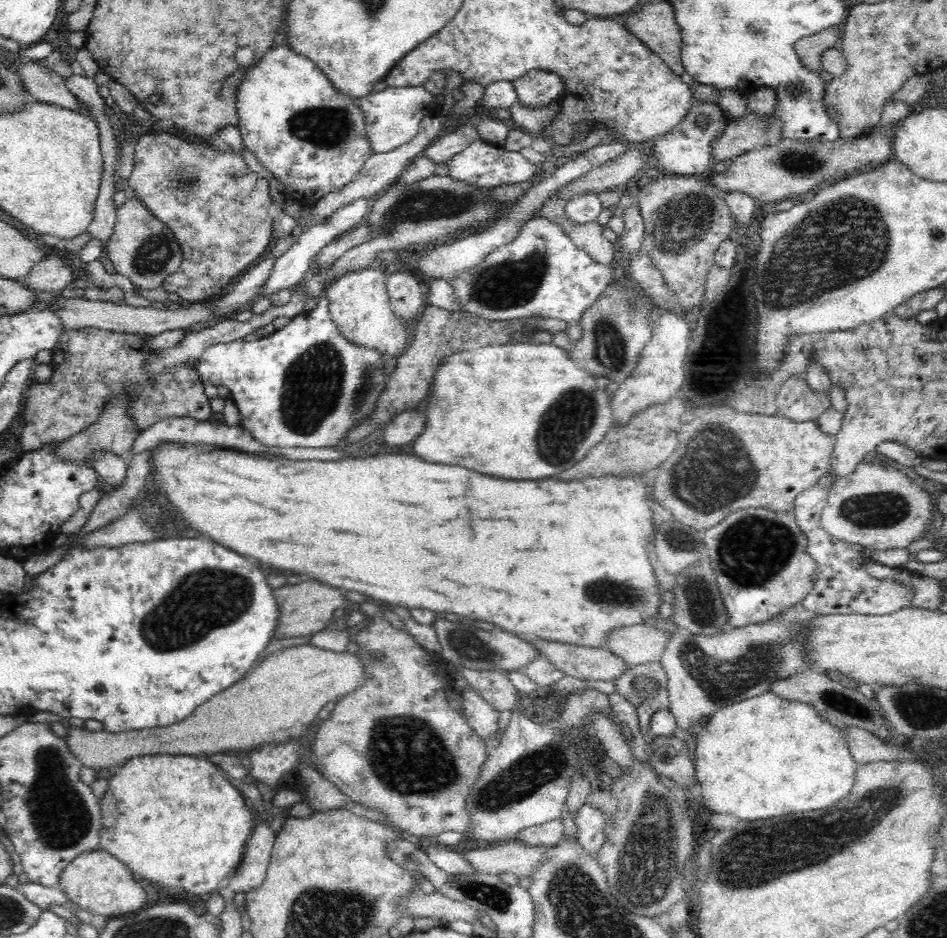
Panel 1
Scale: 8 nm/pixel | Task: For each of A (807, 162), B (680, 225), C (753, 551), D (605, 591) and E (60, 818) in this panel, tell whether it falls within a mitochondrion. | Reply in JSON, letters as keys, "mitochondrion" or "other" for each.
{"A":"mitochondrion","B":"mitochondrion","C":"mitochondrion","D":"mitochondrion","E":"mitochondrion"}

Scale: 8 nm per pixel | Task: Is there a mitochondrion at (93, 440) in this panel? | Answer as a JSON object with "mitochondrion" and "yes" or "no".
{"mitochondrion":"no"}

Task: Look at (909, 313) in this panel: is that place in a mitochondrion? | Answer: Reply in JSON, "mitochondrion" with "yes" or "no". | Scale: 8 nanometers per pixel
{"mitochondrion":"no"}

